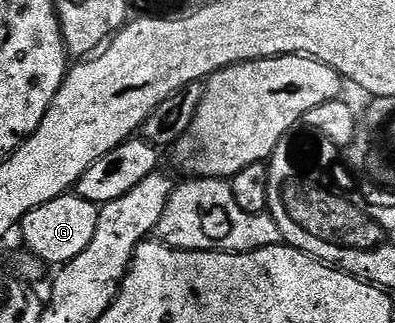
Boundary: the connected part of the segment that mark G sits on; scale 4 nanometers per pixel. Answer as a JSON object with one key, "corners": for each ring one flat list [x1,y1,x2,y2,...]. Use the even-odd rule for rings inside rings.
{"corners":[[67,194,60,198,52,198,52,202,44,202,44,206,36,206,22,219,20,233,25,251,35,256,43,265,61,266,72,258,84,254,88,242,92,242,92,234,96,234,96,218,99,205,80,198,77,194]]}

